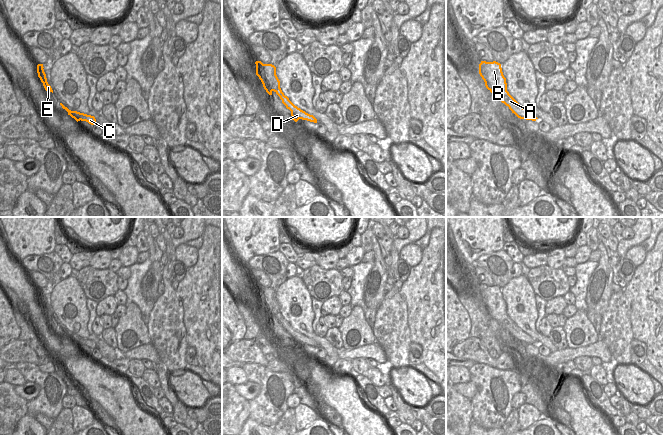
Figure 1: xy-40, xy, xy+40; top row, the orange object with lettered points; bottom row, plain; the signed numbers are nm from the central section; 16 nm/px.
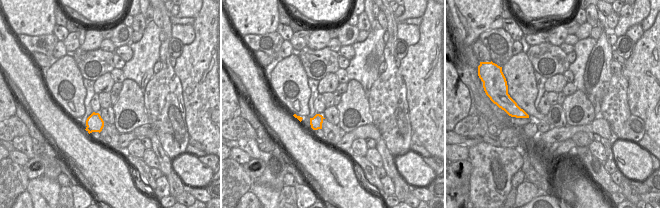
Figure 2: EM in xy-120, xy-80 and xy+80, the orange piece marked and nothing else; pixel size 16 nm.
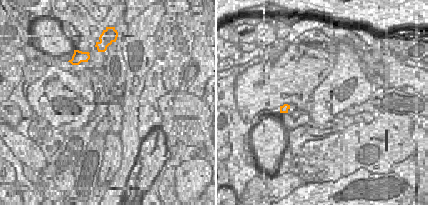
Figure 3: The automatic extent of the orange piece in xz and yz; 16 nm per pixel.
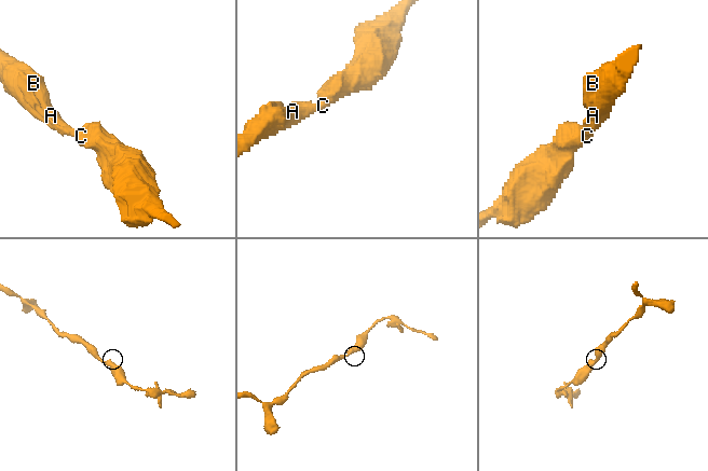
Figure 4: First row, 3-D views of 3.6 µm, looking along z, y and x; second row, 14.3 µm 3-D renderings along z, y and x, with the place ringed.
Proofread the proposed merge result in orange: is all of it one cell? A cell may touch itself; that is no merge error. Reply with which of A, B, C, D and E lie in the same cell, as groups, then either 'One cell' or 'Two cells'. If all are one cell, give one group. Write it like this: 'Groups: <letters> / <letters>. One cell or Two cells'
Groups: A B C D E. One cell

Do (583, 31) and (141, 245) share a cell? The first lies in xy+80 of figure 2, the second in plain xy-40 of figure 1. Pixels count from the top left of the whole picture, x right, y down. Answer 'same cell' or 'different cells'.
different cells

